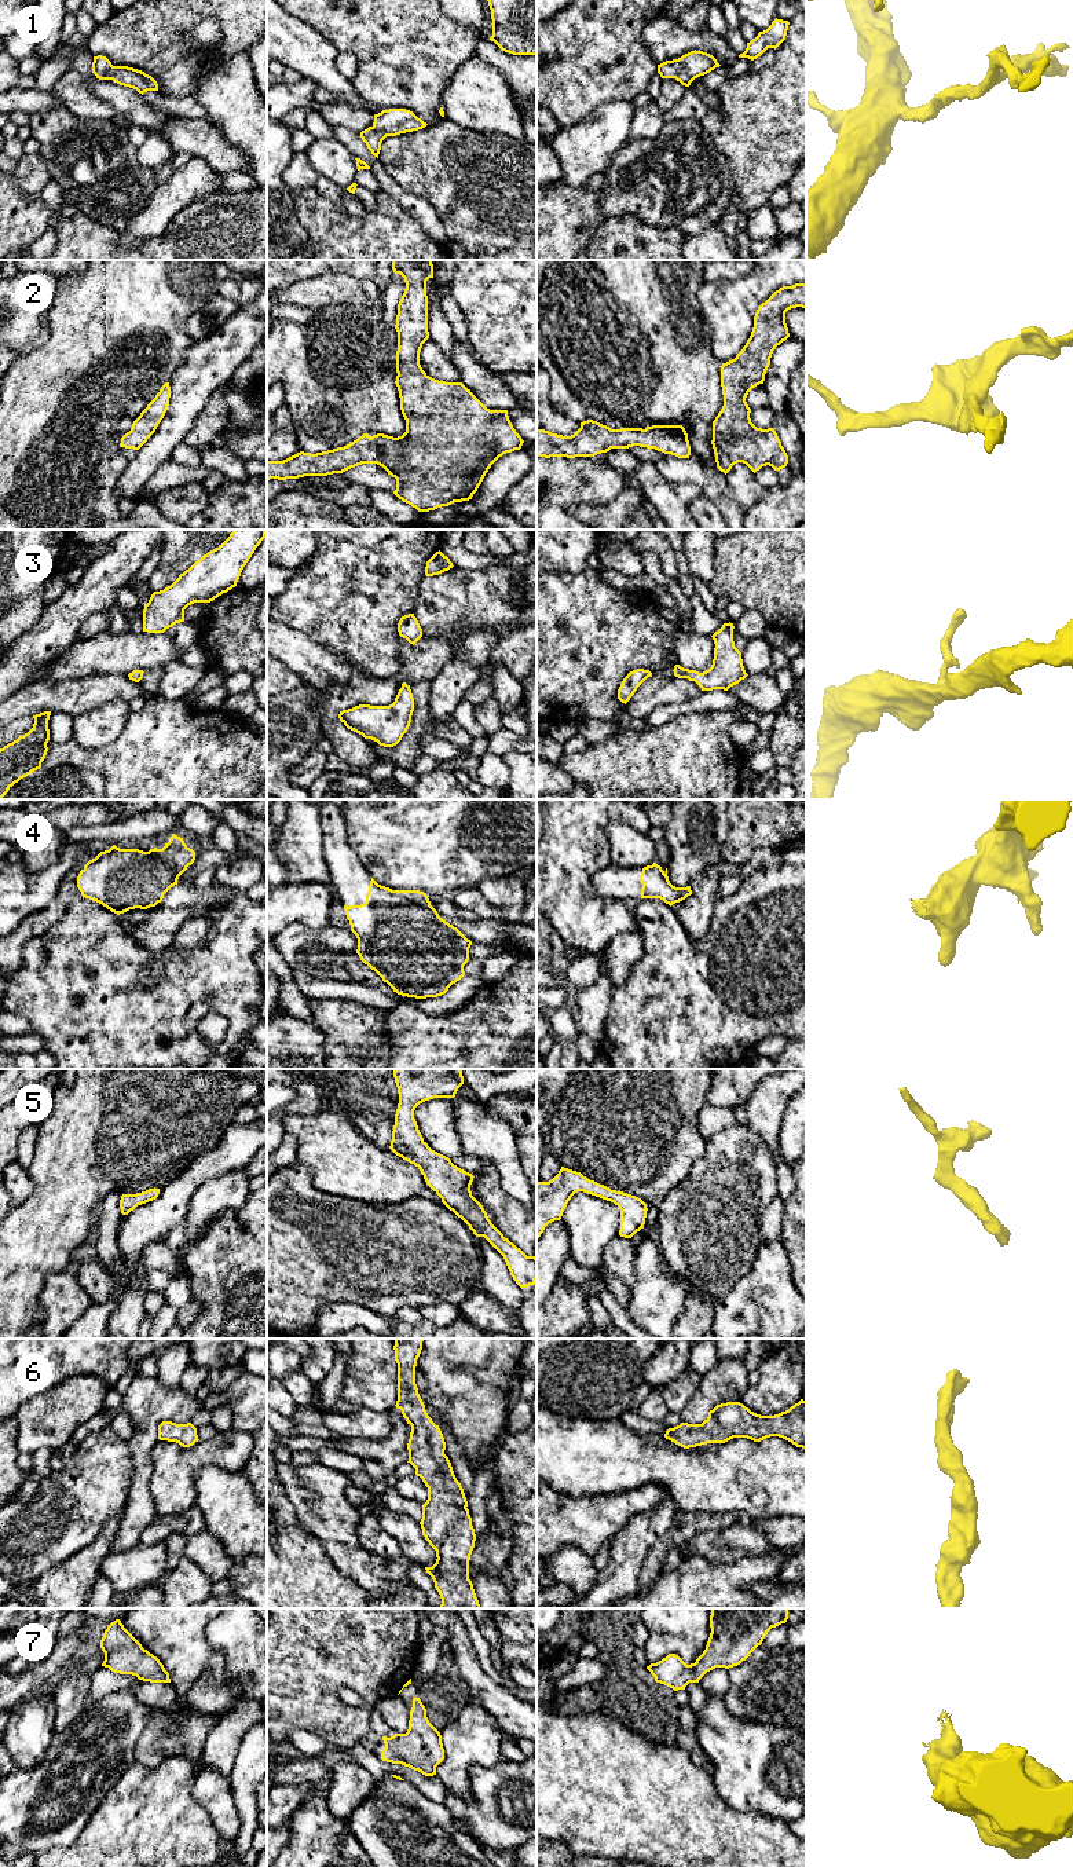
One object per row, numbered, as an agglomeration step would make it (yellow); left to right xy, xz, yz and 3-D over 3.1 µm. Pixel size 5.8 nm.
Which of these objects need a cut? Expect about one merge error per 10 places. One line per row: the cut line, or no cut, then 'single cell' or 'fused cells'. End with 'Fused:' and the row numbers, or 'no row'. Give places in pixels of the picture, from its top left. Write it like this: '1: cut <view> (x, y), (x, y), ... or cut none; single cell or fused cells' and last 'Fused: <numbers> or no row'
1: cut none; single cell
2: cut none; single cell
3: cut none; single cell
4: cut none; single cell
5: cut none; single cell
6: cut none; single cell
7: cut none; single cell
Fused: no row

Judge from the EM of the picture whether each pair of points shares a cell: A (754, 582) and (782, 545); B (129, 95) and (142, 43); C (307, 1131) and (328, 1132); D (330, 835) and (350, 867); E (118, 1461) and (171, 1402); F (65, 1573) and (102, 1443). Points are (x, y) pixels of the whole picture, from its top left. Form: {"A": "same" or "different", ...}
{"A": "same", "B": "different", "C": "same", "D": "same", "E": "different", "F": "different"}

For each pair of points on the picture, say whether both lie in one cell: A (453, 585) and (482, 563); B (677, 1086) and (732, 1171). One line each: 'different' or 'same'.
A: different
B: different

